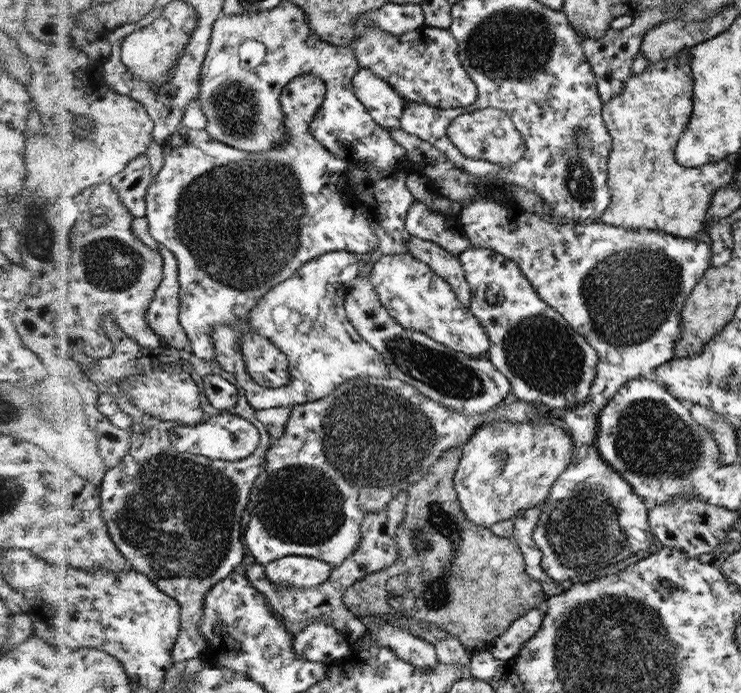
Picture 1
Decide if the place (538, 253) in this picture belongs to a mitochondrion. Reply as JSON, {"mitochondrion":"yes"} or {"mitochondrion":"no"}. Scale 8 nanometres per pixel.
{"mitochondrion":"no"}

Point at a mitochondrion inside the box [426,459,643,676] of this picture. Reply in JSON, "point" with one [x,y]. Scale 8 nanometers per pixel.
{"point":[587,524]}

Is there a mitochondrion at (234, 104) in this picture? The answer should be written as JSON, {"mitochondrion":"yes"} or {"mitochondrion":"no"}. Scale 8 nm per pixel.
{"mitochondrion":"yes"}

